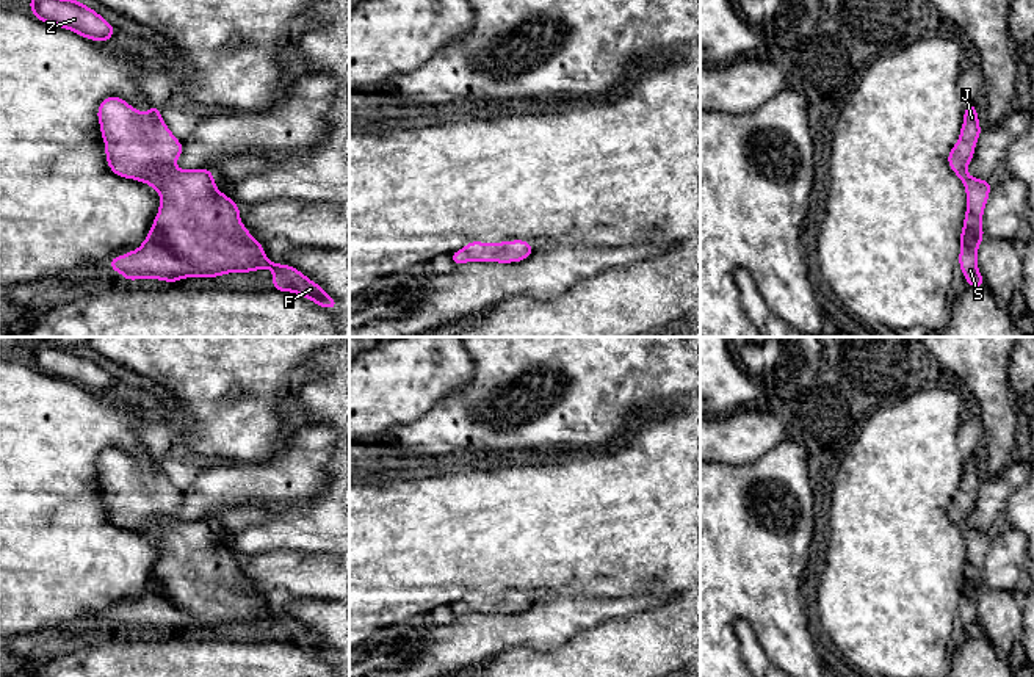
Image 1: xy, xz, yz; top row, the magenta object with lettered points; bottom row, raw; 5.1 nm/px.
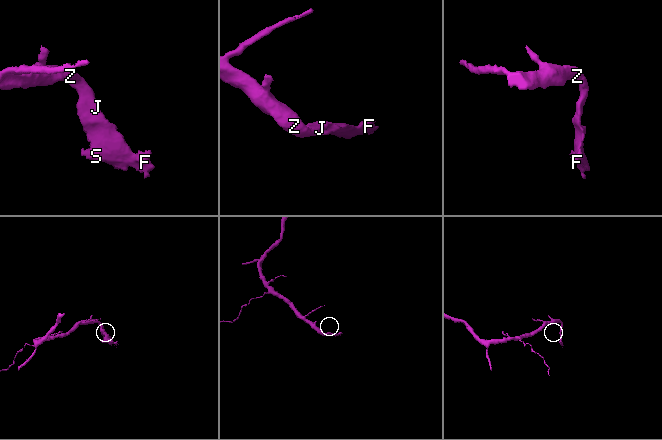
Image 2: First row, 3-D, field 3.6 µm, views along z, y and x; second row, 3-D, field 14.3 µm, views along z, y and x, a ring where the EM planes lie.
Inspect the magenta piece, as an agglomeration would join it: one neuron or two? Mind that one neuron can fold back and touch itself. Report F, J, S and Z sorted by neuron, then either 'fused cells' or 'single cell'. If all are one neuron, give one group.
F J S Z | single cell

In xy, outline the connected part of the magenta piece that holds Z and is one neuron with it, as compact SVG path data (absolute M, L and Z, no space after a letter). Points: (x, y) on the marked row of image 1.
M30 0L38 20L70 30L81 38L108 42L116 28L99 13L77 0Z

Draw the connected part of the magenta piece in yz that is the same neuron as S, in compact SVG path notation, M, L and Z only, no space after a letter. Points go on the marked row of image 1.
M968 102L965 105L959 139L946 157L949 168L962 180L967 191L967 212L960 232L959 266L970 288L987 285L978 270L978 248L984 238L982 213L990 194L992 182L967 174L981 130L976 105Z

